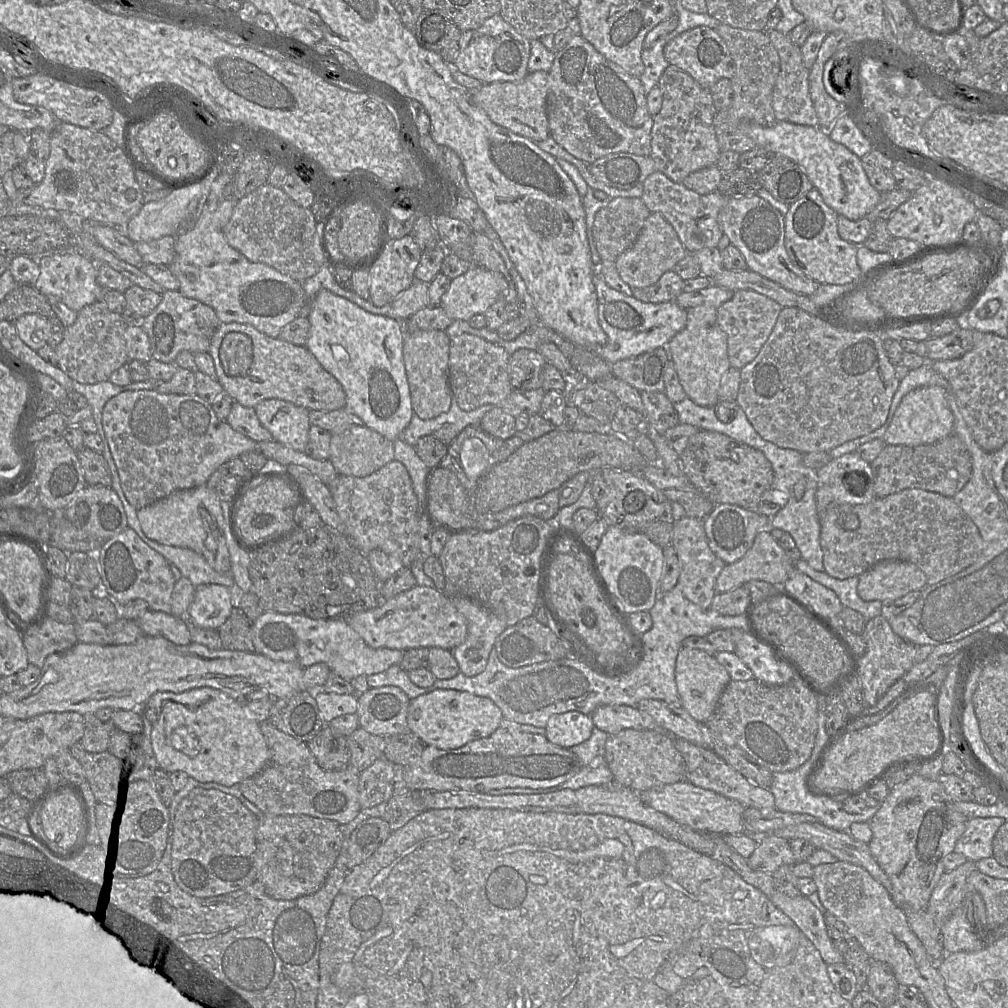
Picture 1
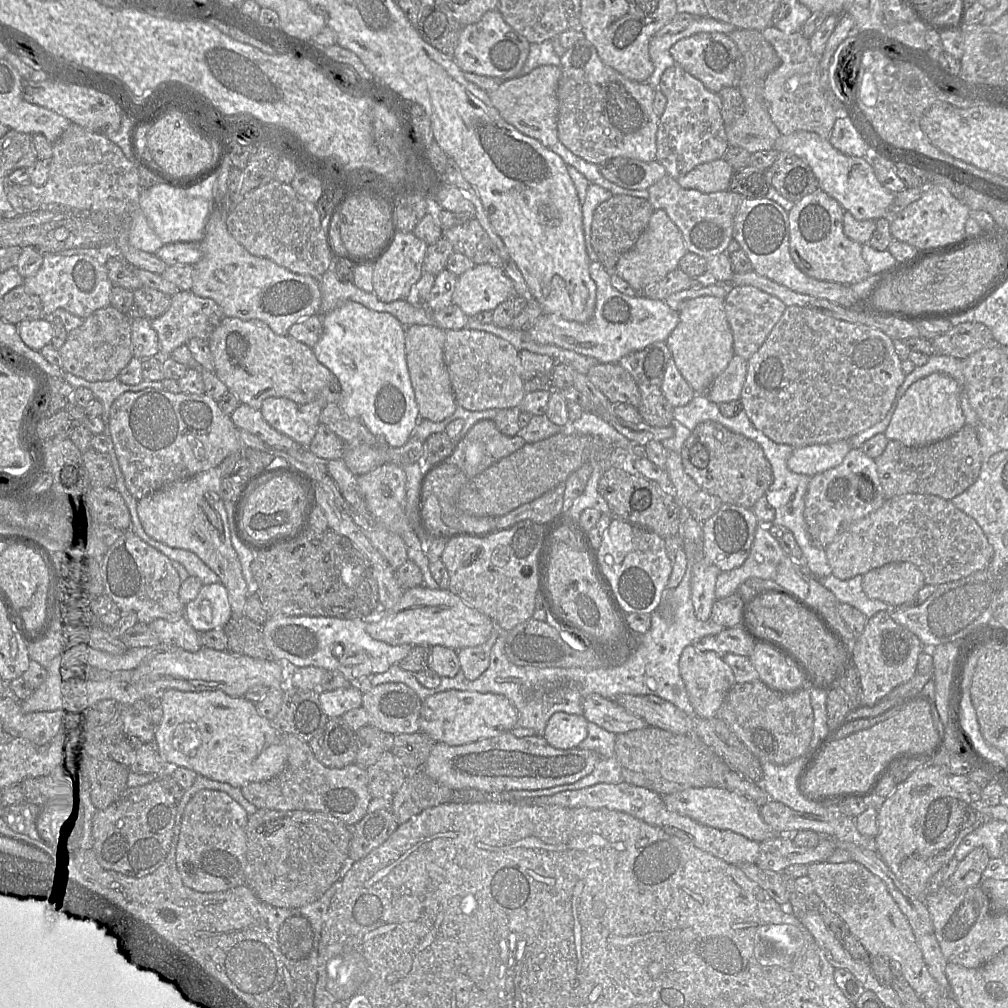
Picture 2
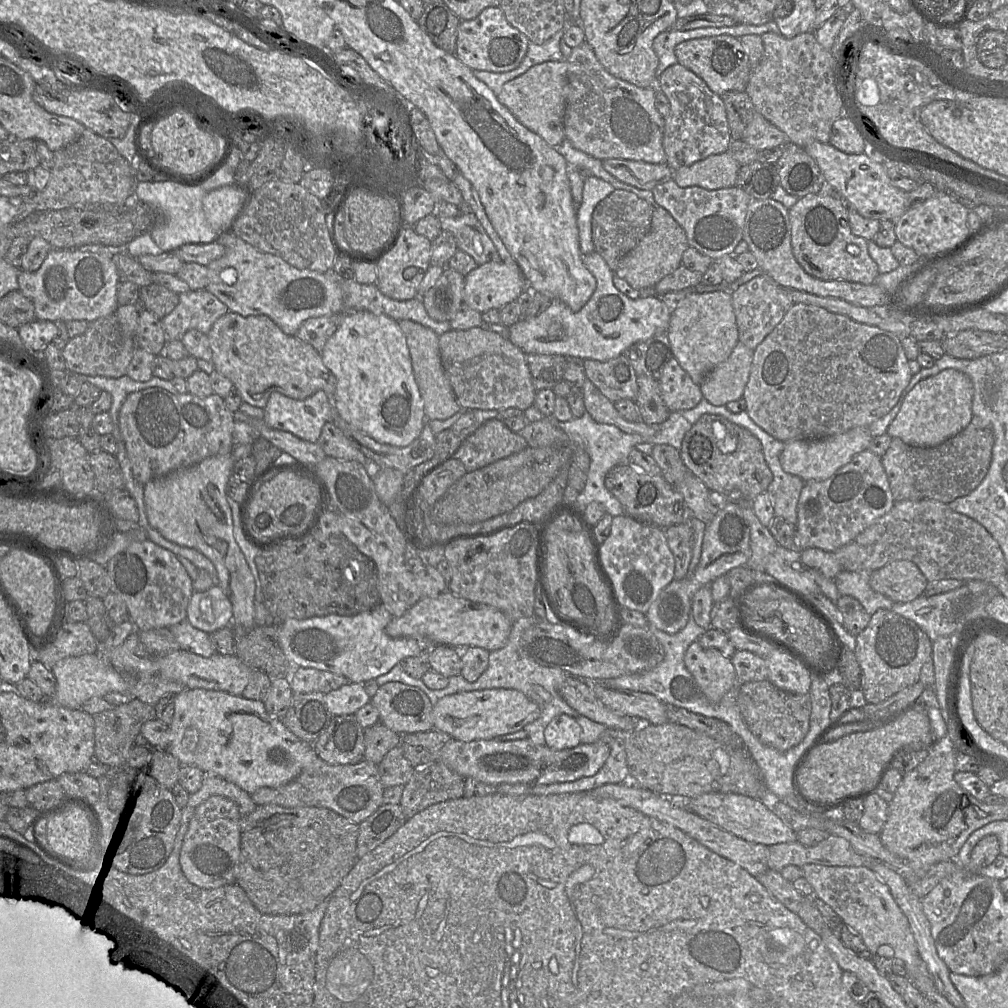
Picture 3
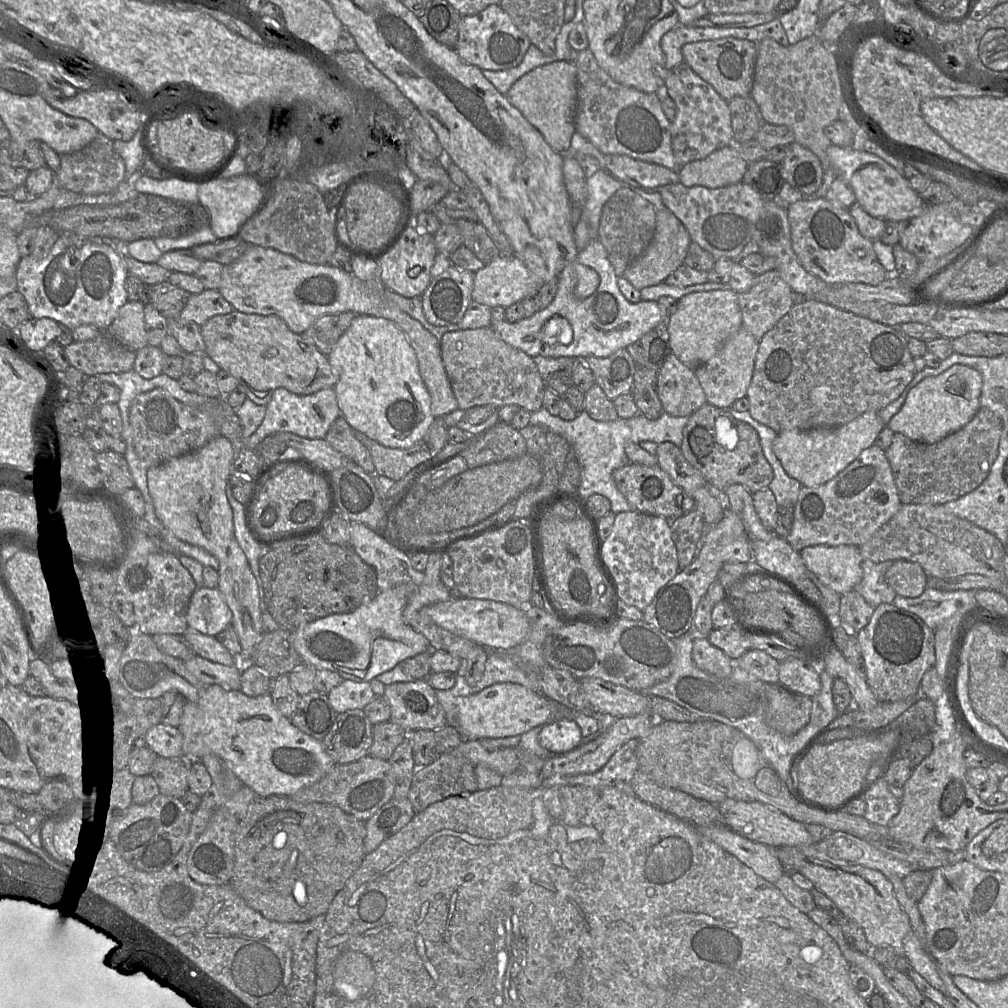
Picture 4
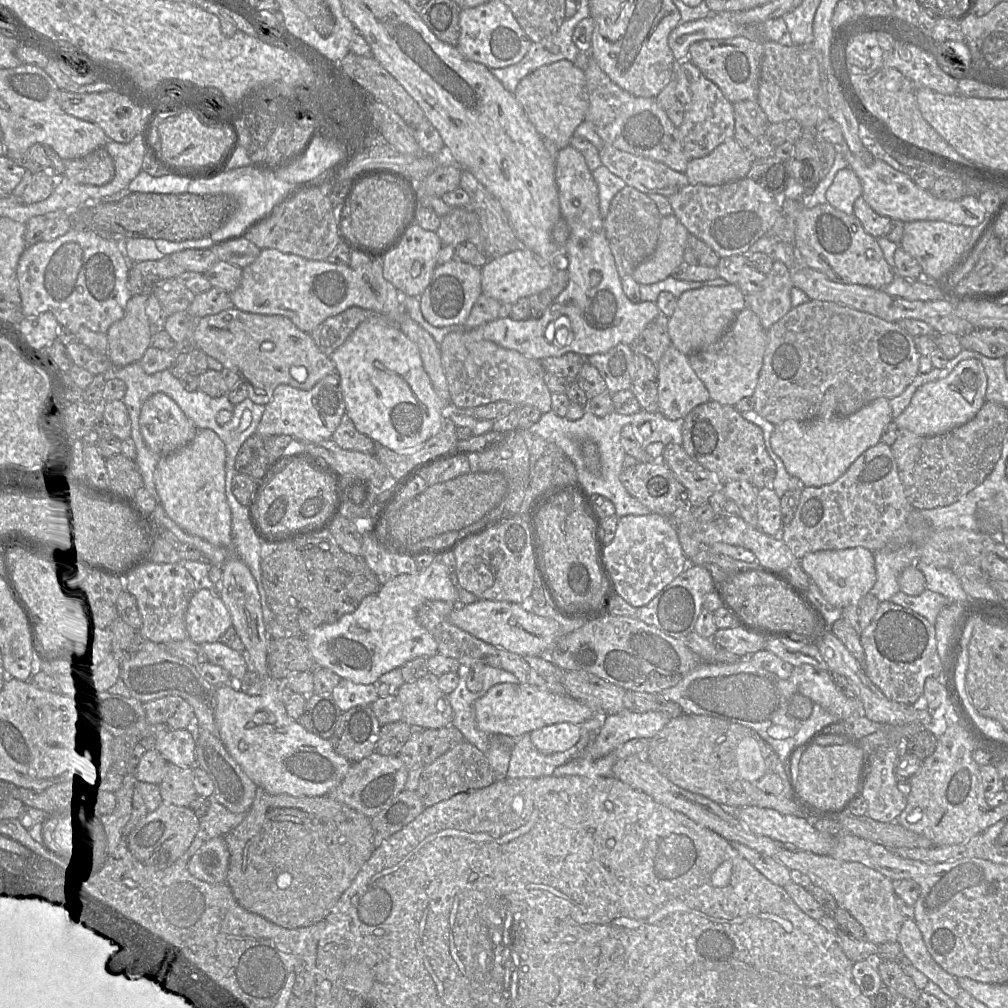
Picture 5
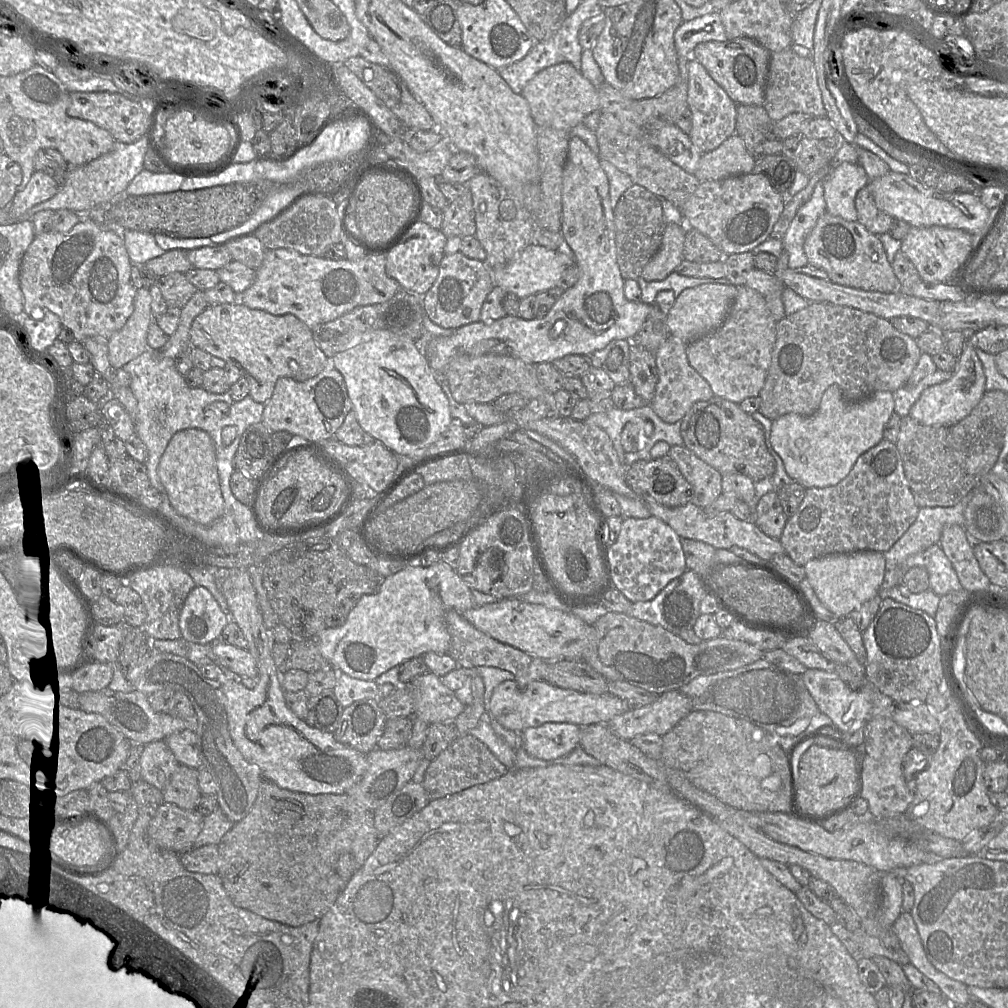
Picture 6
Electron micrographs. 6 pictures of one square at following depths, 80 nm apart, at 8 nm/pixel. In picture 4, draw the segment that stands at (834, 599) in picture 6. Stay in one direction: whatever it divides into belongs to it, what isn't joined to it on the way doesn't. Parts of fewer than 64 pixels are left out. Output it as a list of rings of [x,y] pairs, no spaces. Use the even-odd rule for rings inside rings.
[[[814,545],[800,551],[809,572],[839,595],[853,591],[863,577],[859,546]]]

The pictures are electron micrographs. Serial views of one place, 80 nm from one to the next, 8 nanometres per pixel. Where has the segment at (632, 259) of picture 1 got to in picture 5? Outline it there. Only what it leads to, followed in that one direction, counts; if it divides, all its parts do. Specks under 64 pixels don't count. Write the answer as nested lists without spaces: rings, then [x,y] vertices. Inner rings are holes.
[[[672,214],[663,216],[654,253],[633,272],[639,284],[654,284],[665,280],[684,262],[684,250],[689,236],[687,228]]]

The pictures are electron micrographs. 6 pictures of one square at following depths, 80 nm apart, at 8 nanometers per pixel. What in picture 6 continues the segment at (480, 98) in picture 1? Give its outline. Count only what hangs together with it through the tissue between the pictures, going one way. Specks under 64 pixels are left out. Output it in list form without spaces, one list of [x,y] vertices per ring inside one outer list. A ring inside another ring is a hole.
[[[568,62],[540,71],[526,84],[521,95],[527,100],[535,123],[541,127],[571,131],[587,115],[599,110],[597,88]]]

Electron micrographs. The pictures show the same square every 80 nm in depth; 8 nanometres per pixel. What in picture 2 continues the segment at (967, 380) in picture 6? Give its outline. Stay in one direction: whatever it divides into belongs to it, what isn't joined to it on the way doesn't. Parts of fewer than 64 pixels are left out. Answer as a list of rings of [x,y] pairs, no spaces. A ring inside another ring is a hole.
[[[945,373],[918,380],[900,399],[884,435],[908,447],[922,447],[952,436],[966,425],[961,408],[962,391],[960,384]]]

